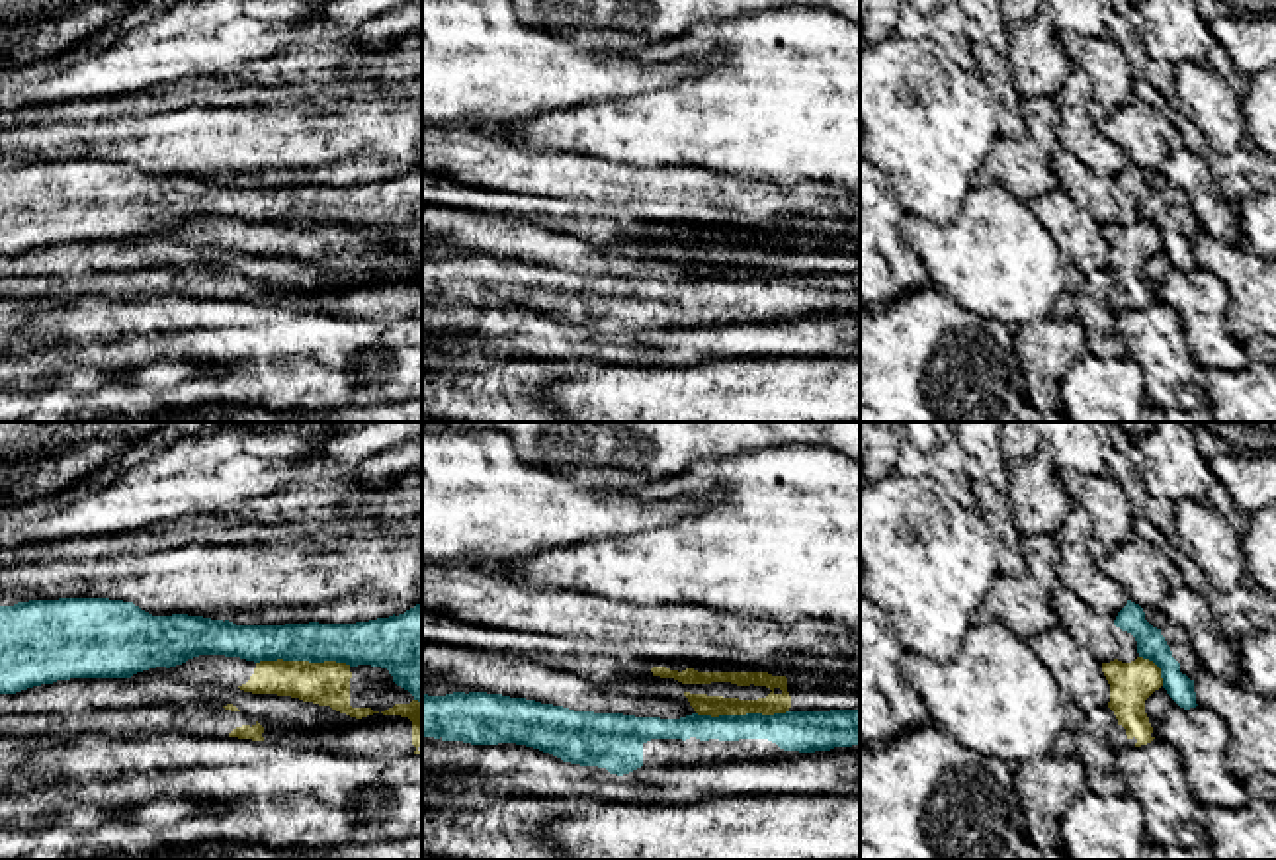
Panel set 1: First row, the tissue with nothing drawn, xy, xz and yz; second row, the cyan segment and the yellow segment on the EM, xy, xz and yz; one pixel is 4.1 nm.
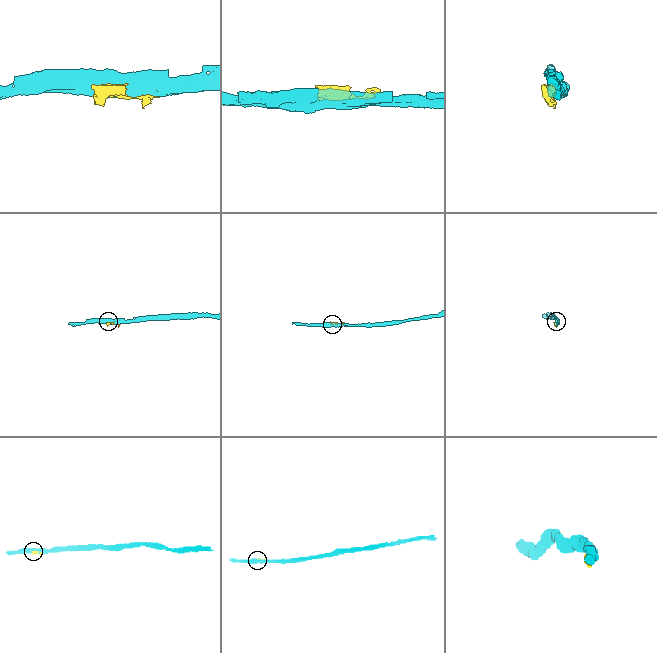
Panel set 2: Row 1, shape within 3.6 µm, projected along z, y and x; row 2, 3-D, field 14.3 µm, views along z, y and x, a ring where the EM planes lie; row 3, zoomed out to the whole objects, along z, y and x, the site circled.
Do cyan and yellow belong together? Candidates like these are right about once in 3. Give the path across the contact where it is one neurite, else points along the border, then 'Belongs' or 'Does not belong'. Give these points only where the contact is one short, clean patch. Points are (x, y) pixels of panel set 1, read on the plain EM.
Boundary: xy (256, 223), (307, 221), (344, 223), (350, 227). Does not belong

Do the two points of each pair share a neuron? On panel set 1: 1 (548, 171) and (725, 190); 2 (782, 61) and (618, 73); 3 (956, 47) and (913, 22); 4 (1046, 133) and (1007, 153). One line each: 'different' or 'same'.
1: same
2: different
3: same
4: same

